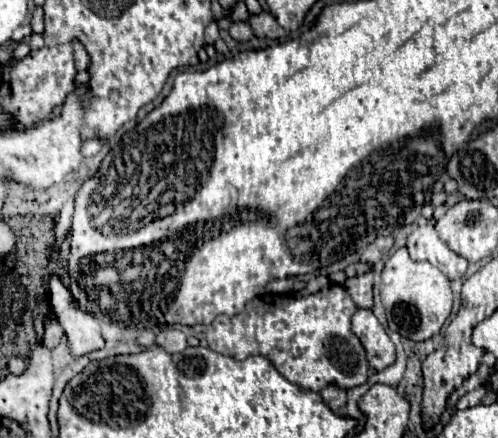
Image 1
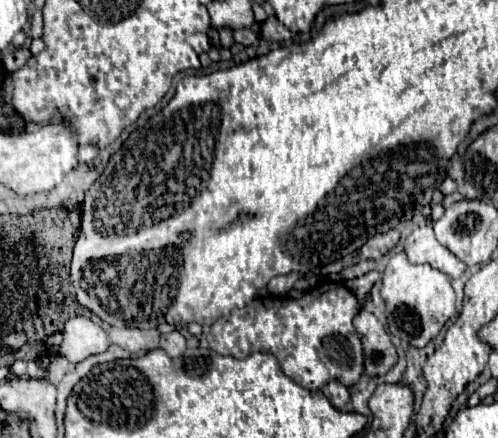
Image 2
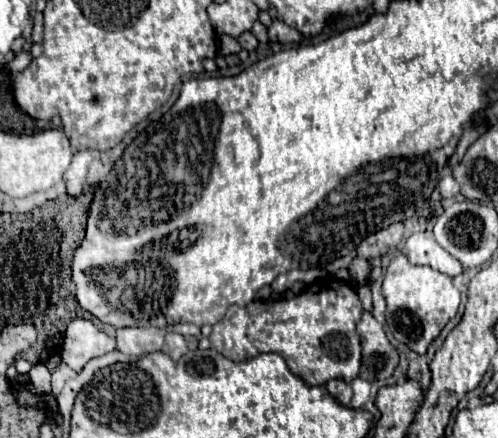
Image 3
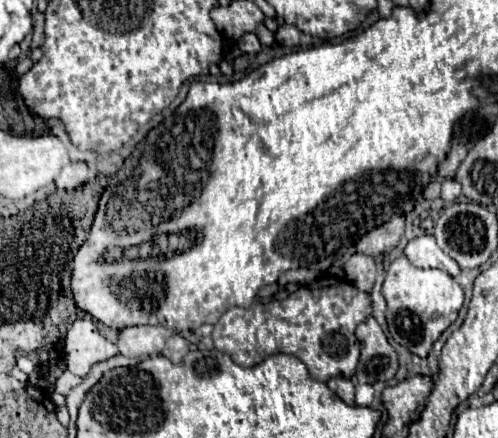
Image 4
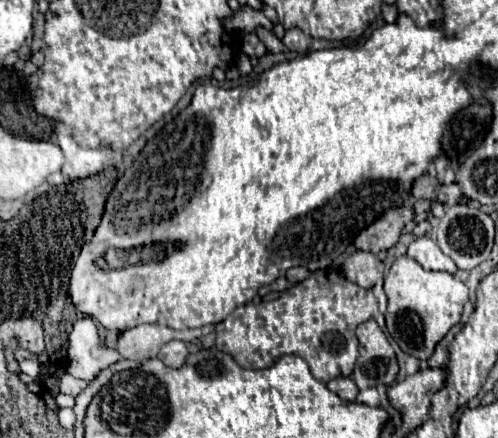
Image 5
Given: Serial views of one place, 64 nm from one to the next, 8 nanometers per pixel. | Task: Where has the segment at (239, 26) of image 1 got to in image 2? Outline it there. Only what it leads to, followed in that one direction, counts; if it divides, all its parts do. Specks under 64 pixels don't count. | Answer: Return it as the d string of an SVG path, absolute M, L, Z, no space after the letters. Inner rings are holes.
M240 28L240 30L232 30L232 36L236 42L244 44L244 46L250 46L256 42L256 34L252 32L252 28Z

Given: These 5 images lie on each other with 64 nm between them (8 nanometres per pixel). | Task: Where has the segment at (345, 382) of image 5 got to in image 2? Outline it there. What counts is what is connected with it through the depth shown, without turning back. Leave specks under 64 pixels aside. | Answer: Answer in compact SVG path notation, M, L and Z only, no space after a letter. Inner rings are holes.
M328 382L324 388L322 388L324 396L328 396L330 404L336 408L336 410L346 410L348 408L348 402L350 402L350 392L346 386L342 386L340 382Z

